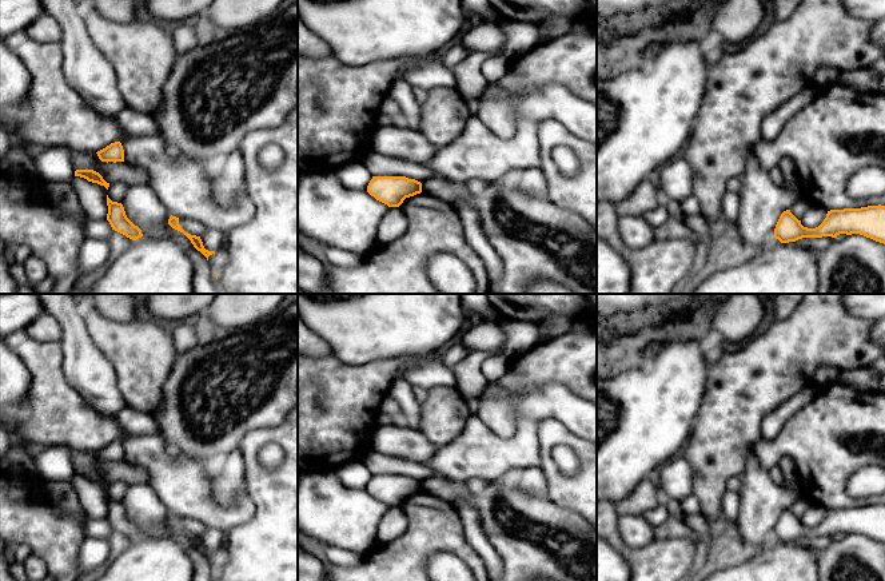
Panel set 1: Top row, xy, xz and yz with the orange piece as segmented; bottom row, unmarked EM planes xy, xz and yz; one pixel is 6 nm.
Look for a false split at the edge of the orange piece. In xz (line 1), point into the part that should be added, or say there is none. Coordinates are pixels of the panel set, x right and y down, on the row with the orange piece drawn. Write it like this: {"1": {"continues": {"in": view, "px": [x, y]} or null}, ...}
{"1": {"continues": null}}

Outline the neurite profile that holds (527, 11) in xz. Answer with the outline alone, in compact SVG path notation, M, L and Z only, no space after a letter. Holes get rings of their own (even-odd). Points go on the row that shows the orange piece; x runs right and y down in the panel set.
M489 0L497 9L501 20L522 21L535 25L553 15L571 20L591 17L593 8L587 0Z

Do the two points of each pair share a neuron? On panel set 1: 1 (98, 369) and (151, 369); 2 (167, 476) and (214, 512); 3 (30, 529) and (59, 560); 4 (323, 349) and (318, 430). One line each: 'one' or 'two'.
1: two
2: one
3: one
4: two

